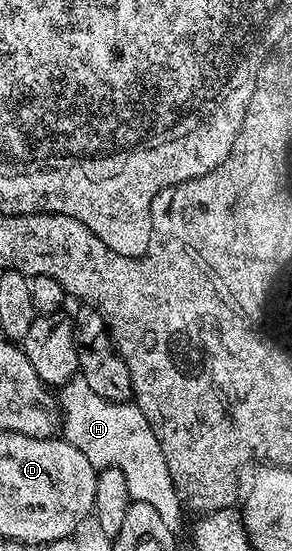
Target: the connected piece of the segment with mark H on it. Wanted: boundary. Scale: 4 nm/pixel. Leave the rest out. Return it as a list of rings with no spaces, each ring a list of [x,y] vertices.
[[[80,376],[61,386],[57,400],[61,410],[62,440],[77,447],[95,470],[119,469],[121,475],[125,475],[125,483],[129,483],[132,501],[149,503],[171,529],[178,530],[185,509],[173,487],[173,479],[169,479],[165,451],[161,451],[161,443],[149,419],[145,419],[138,405],[131,401],[101,399],[101,395],[96,395]]]

